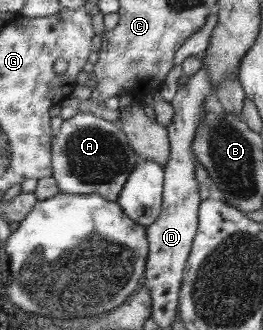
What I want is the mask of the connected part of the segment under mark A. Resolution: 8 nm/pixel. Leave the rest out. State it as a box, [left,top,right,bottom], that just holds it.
[53,112,140,202]

